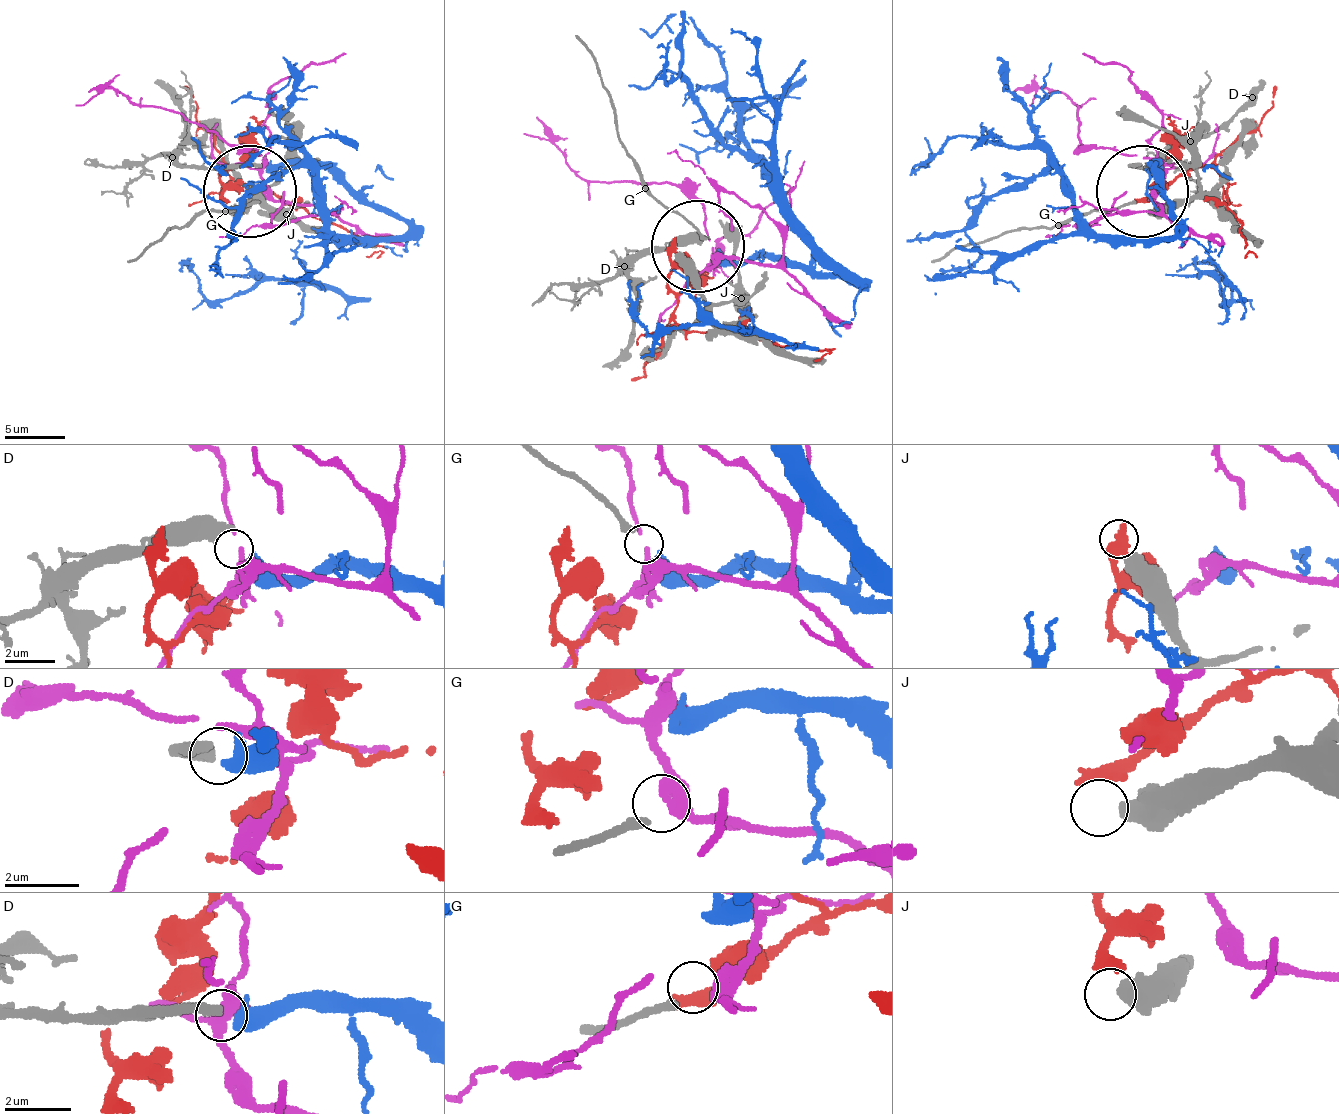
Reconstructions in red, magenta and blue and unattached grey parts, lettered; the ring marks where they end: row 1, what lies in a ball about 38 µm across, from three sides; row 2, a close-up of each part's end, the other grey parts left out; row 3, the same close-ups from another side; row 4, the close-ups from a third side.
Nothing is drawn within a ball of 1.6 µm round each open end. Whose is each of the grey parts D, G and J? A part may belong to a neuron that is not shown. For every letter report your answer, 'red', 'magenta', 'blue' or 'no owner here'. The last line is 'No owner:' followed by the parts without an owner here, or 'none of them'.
D: blue
G: magenta
J: no owner here
No owner: J

